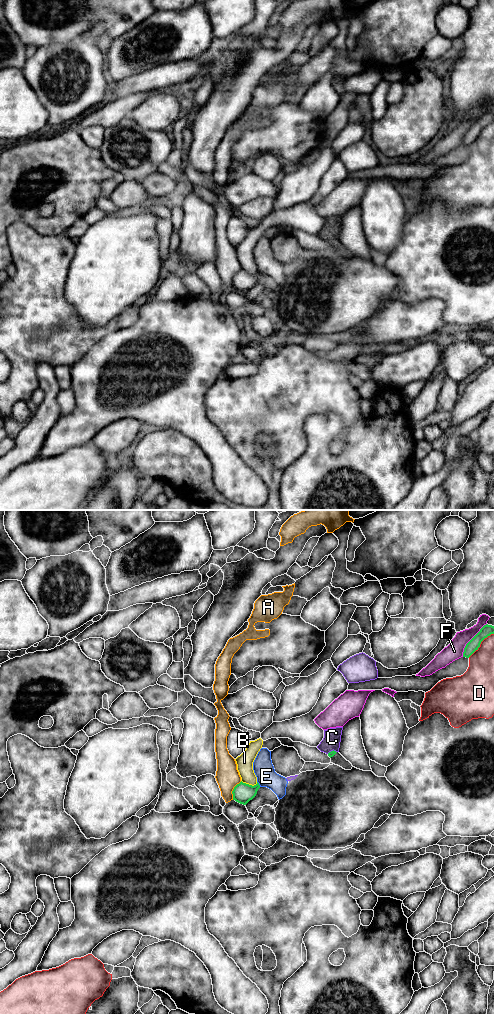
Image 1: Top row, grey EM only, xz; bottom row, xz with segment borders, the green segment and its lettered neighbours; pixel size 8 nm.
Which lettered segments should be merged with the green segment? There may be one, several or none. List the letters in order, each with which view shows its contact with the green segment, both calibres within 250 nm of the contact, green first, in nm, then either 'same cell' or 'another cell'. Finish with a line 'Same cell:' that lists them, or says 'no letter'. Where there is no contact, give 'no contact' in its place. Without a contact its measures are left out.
A: contact in xz; calibres 160 and 190 nm; another cell
B: contact in xz; calibres 160 and 130 nm; another cell
C: contact in xz; calibres 50 and 140 nm; another cell
D: contact in xz; calibres 90 and 220 nm; another cell
E: contact in xz; calibres 160 and 160 nm; another cell
F: contact in xz; calibres 90 and 140 nm; another cell
Same cell: no letter

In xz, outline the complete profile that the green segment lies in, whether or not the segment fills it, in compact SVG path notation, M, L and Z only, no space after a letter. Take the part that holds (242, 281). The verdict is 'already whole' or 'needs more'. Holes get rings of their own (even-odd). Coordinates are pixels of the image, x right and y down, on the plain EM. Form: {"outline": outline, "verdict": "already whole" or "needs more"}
{"outline": "M242 269L237 272L233 279L233 288L236 290L246 293L250 288L252 288L256 282L258 277L260 276L259 271L257 270L256 273L252 274L246 271L243 271Z", "verdict": "already whole"}

